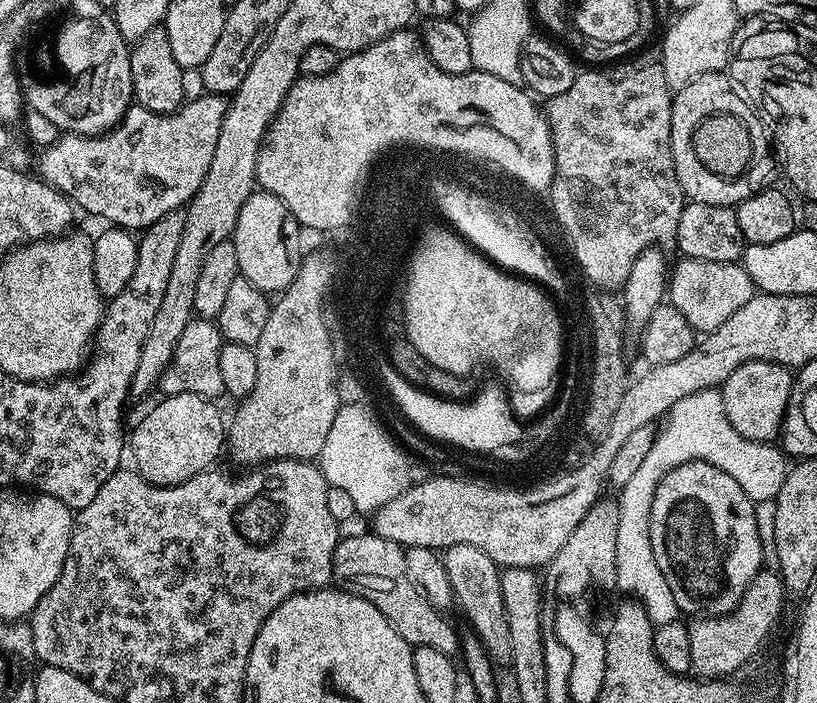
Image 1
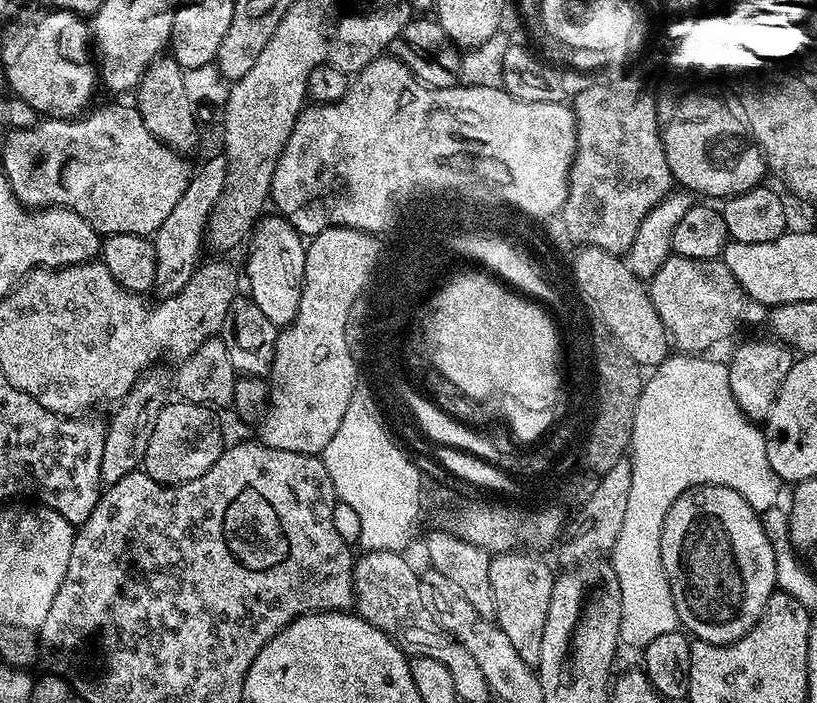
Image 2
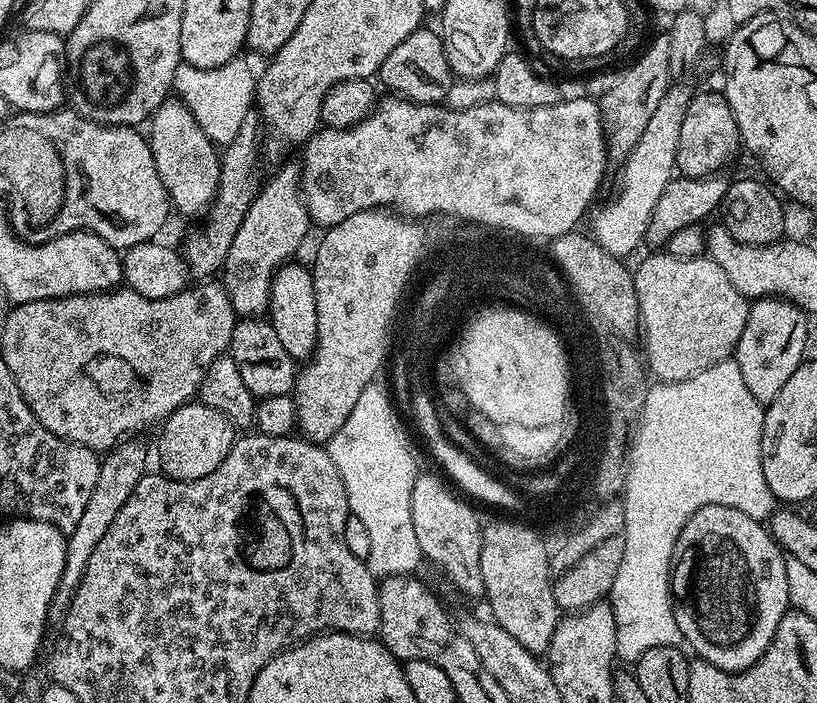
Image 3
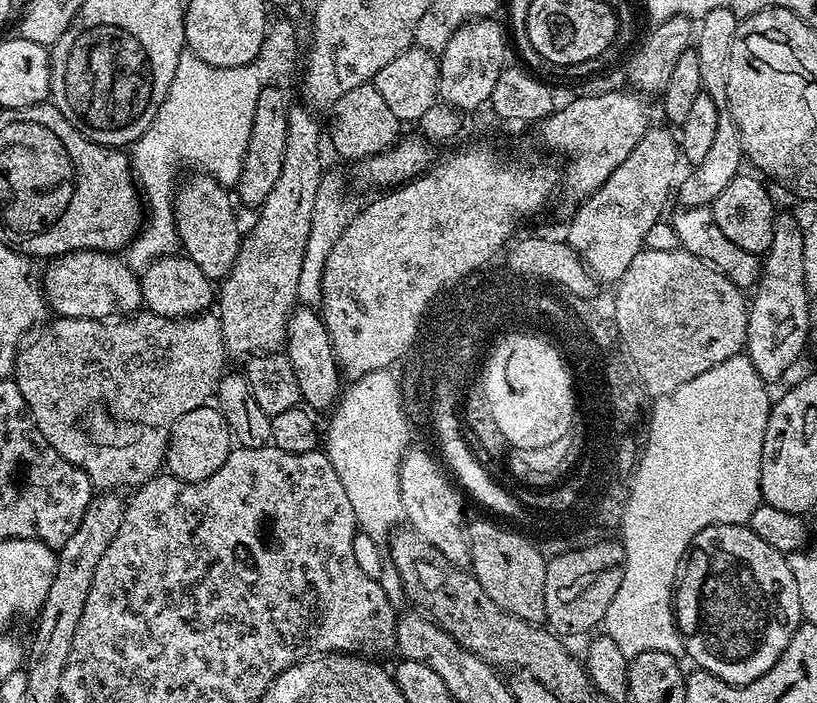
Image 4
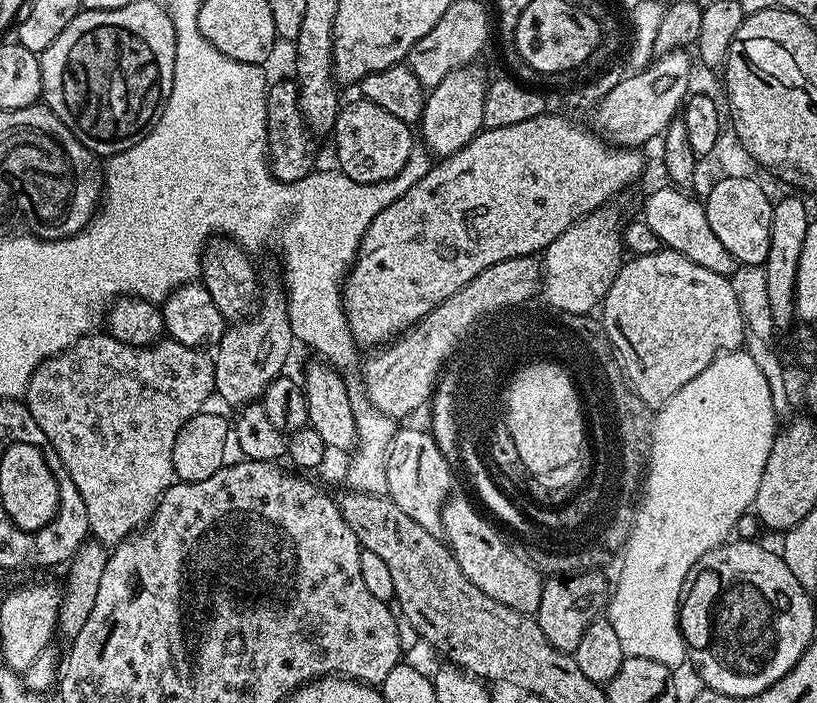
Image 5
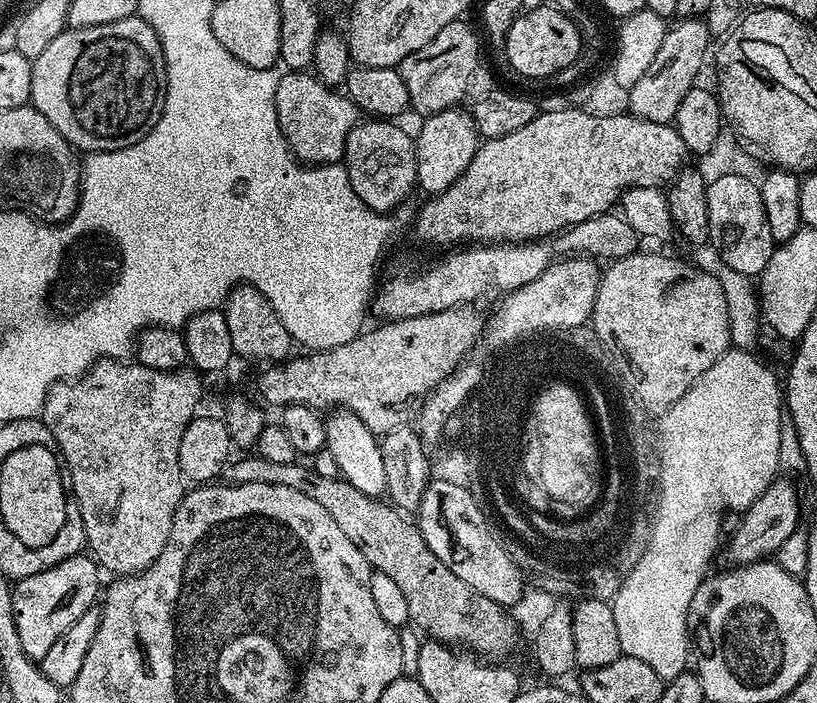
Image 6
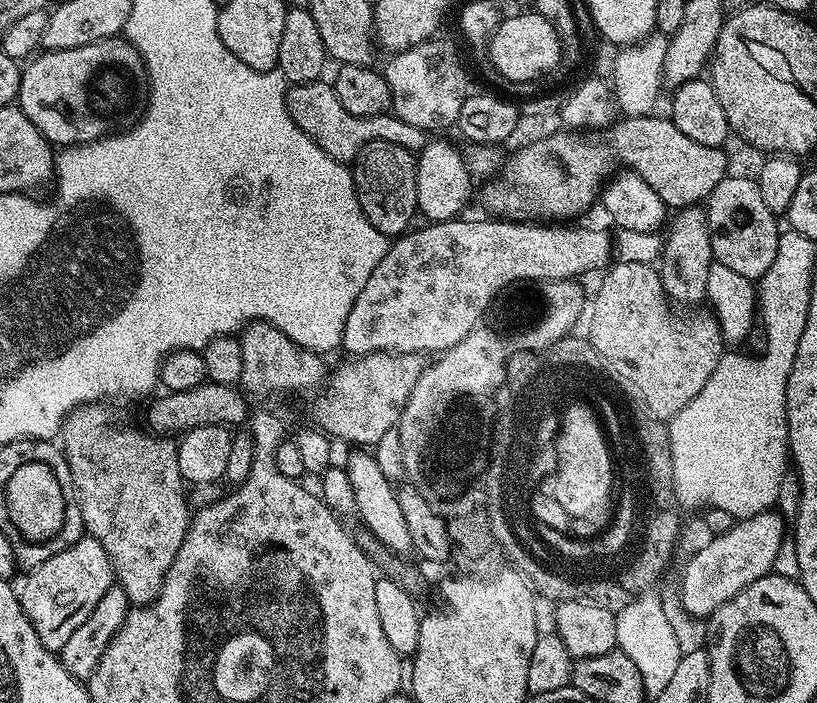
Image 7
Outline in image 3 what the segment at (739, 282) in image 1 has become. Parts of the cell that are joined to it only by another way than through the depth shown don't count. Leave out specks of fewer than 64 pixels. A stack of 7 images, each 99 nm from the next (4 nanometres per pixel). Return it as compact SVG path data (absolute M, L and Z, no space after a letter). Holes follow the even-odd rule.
M660 250L657 252L660 252L657 256L646 257L637 268L634 268L634 275L632 277L636 297L638 298L638 306L640 307L642 356L646 361L647 371L651 373L651 375L653 372L653 374L656 375L655 379L657 381L671 382L673 380L685 380L694 374L698 374L702 370L706 370L710 366L714 366L718 362L729 359L729 357L735 353L736 347L738 346L738 338L742 338L742 330L746 326L750 300L749 297L738 294L738 290L734 290L734 286L730 283L730 278L726 278L726 274L722 271L722 266L718 266L718 262L708 259L707 255L695 256L694 258L674 258L668 255L667 251Z

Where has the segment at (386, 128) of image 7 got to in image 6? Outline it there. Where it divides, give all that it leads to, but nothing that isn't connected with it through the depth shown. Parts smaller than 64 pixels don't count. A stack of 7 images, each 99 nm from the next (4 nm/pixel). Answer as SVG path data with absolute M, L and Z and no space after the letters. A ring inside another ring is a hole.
M288 70L278 82L278 90L274 94L274 106L278 114L278 126L290 146L293 156L302 164L339 164L343 161L346 150L348 131L361 123L362 113L353 100L348 99L343 91L323 84L319 76L308 70Z

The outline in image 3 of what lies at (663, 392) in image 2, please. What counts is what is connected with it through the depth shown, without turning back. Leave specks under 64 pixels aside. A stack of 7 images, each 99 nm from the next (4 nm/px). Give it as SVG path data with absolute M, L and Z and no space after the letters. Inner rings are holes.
M729 358L694 374L685 380L673 380L671 382L656 382L649 387L646 394L644 409L640 412L638 427L631 437L630 451L627 455L628 476L625 478L622 503L624 517L626 518L626 546L622 554L622 562L618 566L618 574L612 583L610 603L616 619L616 654L621 661L635 662L640 659L646 650L654 650L654 646L677 646L682 637L680 628L676 625L676 614L672 603L670 581L672 579L672 566L676 555L676 539L680 537L682 526L702 506L717 504L718 506L730 506L734 510L742 510L742 514L750 514L750 518L761 522L767 521L777 507L778 501L773 496L770 486L766 486L766 477L762 475L762 426L764 425L765 405L750 394L746 382L742 379L742 370L738 370L735 359Z

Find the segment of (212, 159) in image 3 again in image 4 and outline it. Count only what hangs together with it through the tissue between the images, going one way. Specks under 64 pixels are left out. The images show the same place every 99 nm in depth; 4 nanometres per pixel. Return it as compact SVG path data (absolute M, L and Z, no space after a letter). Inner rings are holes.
M195 175L185 184L183 181L174 193L172 209L176 218L176 235L182 245L183 255L189 256L194 266L198 266L198 270L202 270L208 280L220 282L230 274L238 258L242 228L240 232L229 189L218 183L215 176Z

